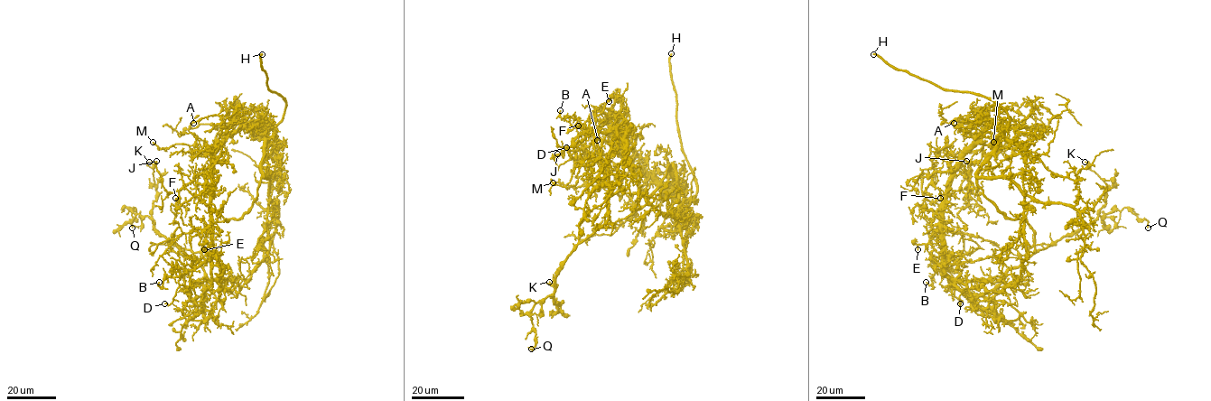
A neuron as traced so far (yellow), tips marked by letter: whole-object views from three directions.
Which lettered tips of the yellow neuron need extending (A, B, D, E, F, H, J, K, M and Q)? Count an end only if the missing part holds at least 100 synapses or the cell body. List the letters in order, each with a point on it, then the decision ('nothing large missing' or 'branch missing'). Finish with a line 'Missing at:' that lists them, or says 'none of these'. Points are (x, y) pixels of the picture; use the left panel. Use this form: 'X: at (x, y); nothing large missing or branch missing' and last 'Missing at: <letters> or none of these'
A: at (193, 123); nothing large missing
B: at (159, 282); nothing large missing
D: at (164, 303); nothing large missing
E: at (204, 249); nothing large missing
F: at (175, 198); nothing large missing
H: at (262, 54); branch missing
J: at (156, 161); nothing large missing
K: at (149, 162); nothing large missing
M: at (153, 142); nothing large missing
Q: at (132, 228); nothing large missing
Missing at: H

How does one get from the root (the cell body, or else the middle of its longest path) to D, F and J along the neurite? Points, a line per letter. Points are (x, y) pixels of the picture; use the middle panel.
D: (666, 172), (644, 205), (607, 228), (611, 187), (594, 130), (588, 128), (582, 141), (566, 147)
F: (666, 172), (670, 165), (674, 189), (657, 185), (623, 155), (607, 108), (597, 107), (578, 125)
J: (666, 172), (670, 165), (674, 189), (647, 177), (617, 148), (582, 158), (565, 147), (557, 153)

